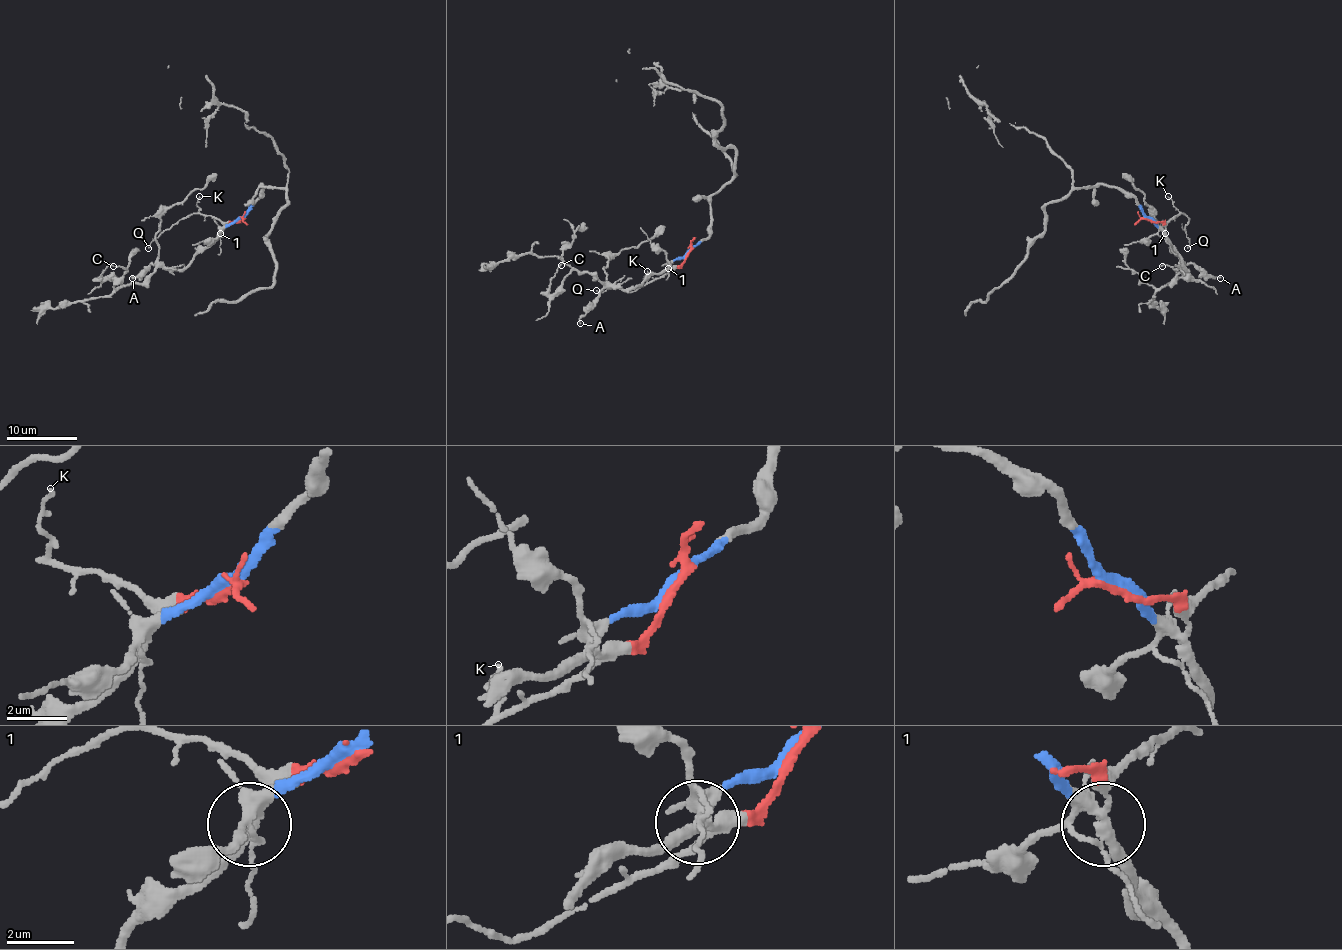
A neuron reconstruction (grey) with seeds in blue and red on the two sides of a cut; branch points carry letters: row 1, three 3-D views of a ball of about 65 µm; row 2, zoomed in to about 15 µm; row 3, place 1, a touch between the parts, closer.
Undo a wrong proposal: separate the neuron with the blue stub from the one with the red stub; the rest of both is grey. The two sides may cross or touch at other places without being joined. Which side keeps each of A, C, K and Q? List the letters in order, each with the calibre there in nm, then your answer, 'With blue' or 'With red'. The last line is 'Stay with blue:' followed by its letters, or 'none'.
A: Thickness 140 nm. With blue
C: Thickness 140 nm. With blue
K: Thickness 70 nm. With red
Q: Thickness 120 nm. With red
Stay with blue: A, C

